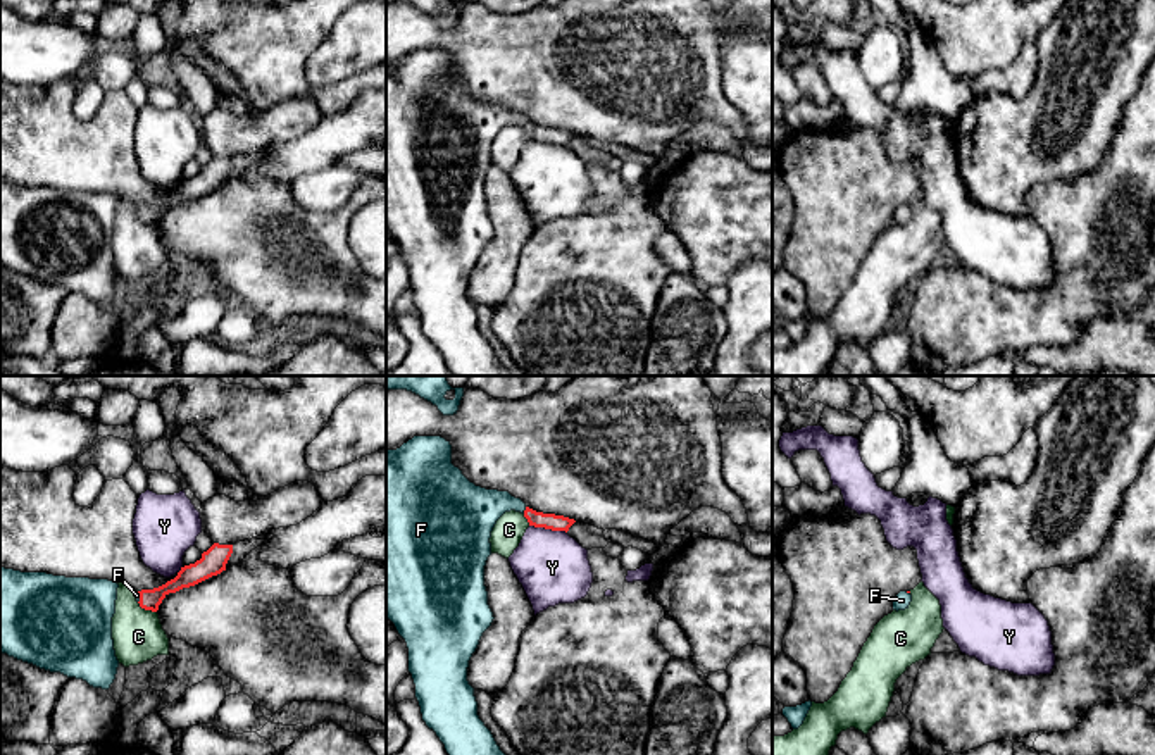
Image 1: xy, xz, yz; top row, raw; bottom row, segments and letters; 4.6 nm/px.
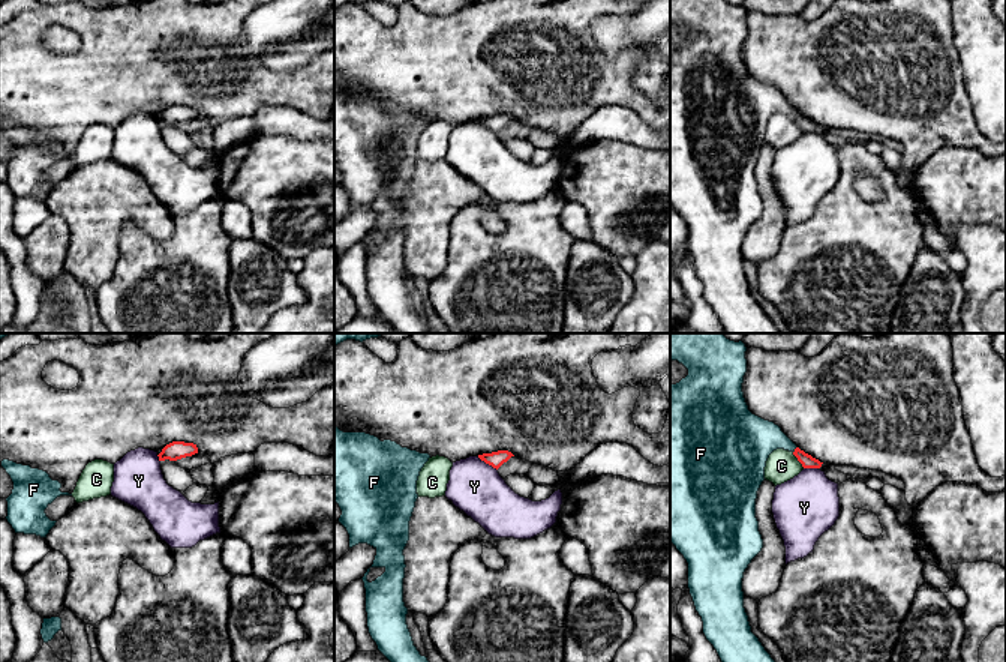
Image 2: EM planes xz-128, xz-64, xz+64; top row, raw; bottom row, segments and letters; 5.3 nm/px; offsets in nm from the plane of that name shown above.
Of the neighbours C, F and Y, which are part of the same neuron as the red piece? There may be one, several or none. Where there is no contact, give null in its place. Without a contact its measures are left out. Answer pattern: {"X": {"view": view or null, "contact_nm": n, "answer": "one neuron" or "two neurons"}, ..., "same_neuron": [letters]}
{"C": {"view": "xy", "contact_nm": 110, "answer": "two neurons"}, "F": {"view": "xz", "contact_nm": 40, "answer": "one neuron"}, "Y": {"view": "xz", "contact_nm": 180, "answer": "two neurons"}, "same_neuron": ["F"]}

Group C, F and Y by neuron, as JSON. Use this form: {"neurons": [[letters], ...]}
{"neurons": [["C"], ["F"], ["Y"]]}

